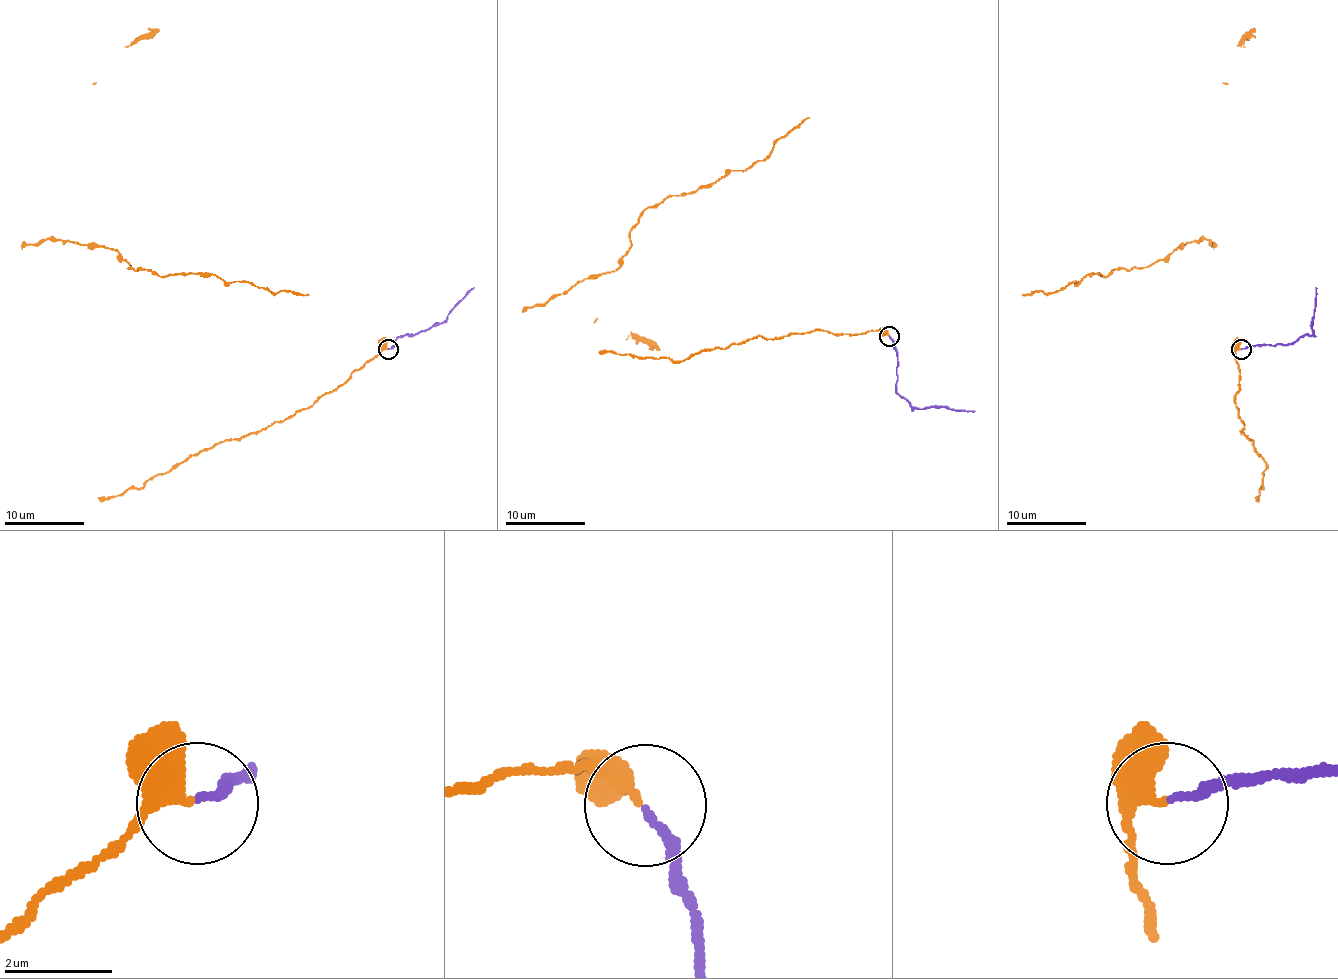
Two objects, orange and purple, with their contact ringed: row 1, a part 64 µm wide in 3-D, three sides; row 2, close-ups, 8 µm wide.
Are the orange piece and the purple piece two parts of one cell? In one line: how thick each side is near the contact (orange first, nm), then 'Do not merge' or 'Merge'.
Thickness 280 nm (orange) against 140 nm. Merge

